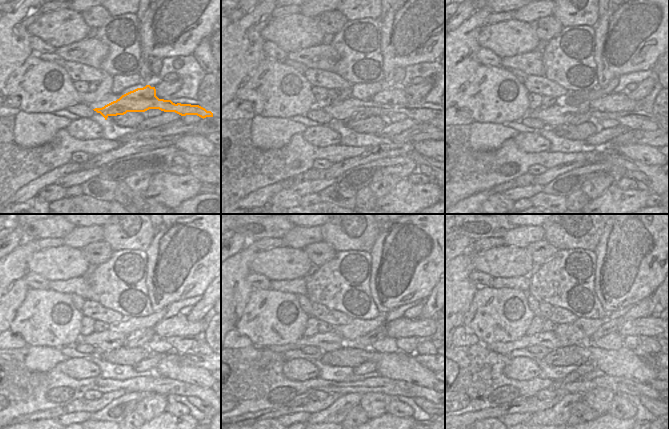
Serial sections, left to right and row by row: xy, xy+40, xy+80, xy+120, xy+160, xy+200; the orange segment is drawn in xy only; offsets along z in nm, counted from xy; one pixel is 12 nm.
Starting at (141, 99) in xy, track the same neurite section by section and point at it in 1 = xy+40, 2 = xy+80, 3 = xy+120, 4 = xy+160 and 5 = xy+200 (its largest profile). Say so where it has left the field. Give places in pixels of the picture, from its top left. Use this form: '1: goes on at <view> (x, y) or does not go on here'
1: goes on at xy+40 (375, 98)
2: goes on at xy+80 (614, 102)
3: goes on at xy+120 (178, 325)
4: goes on at xy+160 (401, 327)
5: goes on at xy+200 (648, 326)

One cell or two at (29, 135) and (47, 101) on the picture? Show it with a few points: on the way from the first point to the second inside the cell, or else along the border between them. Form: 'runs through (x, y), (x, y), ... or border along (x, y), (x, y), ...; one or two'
border along (20, 118), (25, 120), (56, 121); two

